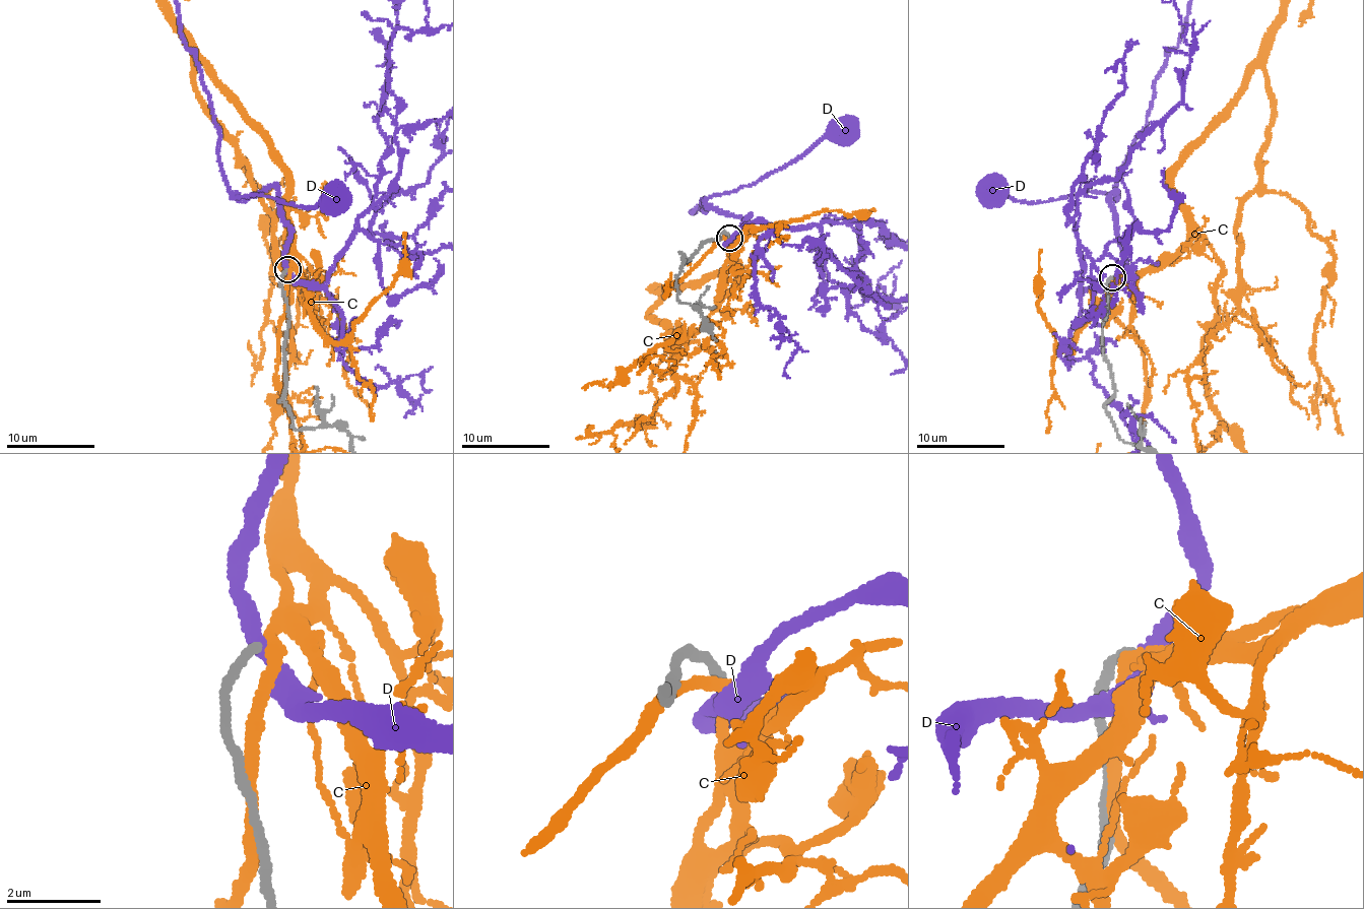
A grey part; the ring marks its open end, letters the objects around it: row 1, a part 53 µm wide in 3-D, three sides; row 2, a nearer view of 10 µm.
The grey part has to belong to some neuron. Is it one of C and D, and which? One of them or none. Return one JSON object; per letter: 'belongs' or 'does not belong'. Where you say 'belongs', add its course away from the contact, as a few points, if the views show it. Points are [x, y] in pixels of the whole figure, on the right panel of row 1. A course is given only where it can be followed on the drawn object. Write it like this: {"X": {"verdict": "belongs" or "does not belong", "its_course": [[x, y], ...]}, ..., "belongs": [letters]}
{"C": {"verdict": "does not belong"}, "D": {"verdict": "belongs", "its_course": [[1114, 276], [1125, 265], [1116, 226], [1118, 190], [1116, 196], [1093, 191], [1032, 204], [995, 196], [992, 190]]}, "belongs": ["D"]}

